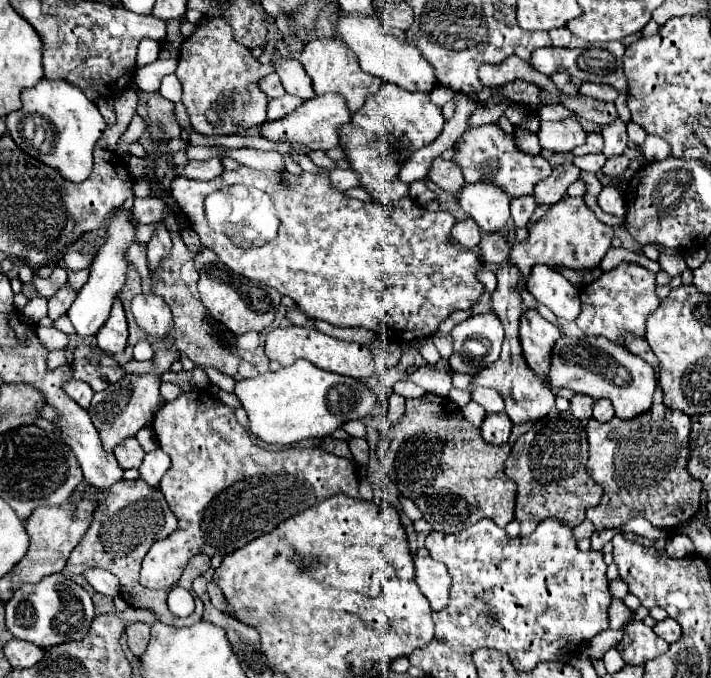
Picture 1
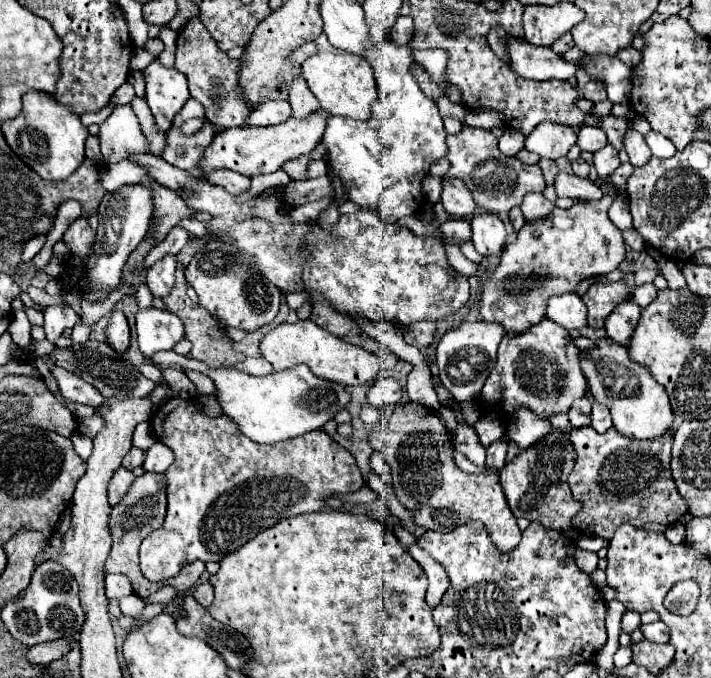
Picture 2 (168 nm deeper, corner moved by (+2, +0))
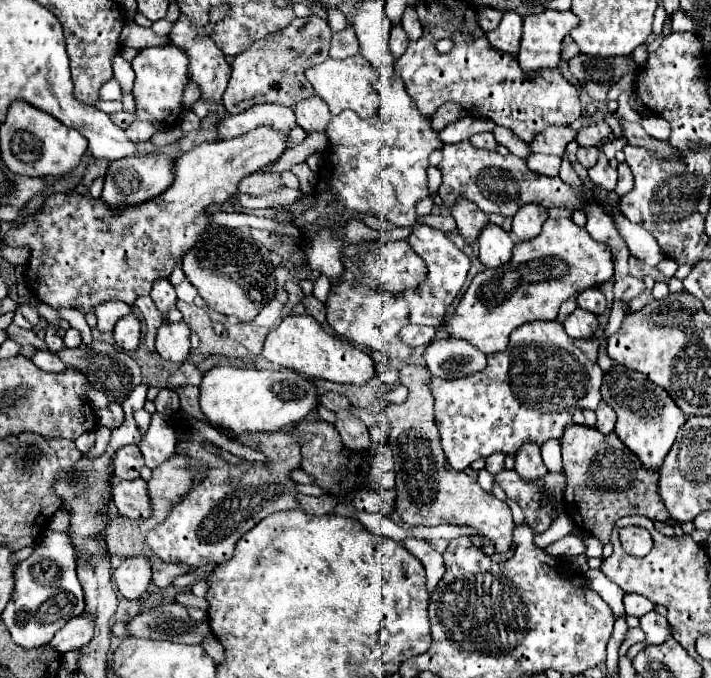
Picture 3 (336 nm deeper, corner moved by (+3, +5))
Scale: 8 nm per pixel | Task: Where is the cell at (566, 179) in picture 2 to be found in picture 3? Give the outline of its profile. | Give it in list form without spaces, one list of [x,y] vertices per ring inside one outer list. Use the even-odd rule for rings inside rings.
[[[530,154],[524,158],[524,164],[538,174],[544,176],[558,176],[560,156],[546,156],[546,154]]]

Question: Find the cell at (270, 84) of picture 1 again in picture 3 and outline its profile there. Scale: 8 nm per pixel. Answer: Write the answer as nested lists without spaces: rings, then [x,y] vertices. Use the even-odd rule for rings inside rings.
[[[318,16],[310,18],[296,18],[290,26],[280,32],[268,34],[266,38],[252,44],[246,52],[238,54],[232,64],[232,76],[228,88],[222,96],[222,104],[226,106],[228,114],[240,114],[254,104],[282,104],[294,108],[294,104],[314,96],[314,88],[306,80],[306,68],[320,64],[328,58],[332,30],[326,20]]]

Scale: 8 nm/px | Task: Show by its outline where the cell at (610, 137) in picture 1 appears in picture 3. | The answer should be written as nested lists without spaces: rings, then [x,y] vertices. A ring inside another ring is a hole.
[[[600,152],[600,160],[596,166],[592,166],[588,170],[590,174],[590,180],[602,188],[602,190],[608,190],[612,192],[616,188],[616,170],[610,166],[610,160],[604,156],[604,152]]]

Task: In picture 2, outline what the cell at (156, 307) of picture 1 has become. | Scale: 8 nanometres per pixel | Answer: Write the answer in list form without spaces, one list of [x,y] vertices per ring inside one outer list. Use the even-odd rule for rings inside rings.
[[[147,307],[137,311],[137,341],[143,355],[151,357],[157,351],[171,351],[183,339],[183,323],[177,315]]]

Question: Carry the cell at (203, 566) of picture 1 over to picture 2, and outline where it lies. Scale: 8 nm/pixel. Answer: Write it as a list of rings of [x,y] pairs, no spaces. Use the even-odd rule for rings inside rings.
[[[143,473],[141,477],[137,477],[131,485],[131,489],[127,491],[127,495],[123,497],[123,501],[119,501],[119,505],[115,505],[111,509],[111,515],[109,515],[109,531],[111,531],[111,537],[113,537],[113,545],[111,545],[111,553],[105,561],[105,573],[121,573],[125,575],[131,585],[133,585],[133,591],[135,595],[139,595],[141,599],[147,599],[151,593],[155,593],[157,589],[165,587],[165,585],[171,585],[175,587],[177,591],[177,611],[183,611],[183,605],[181,605],[181,599],[183,599],[183,593],[189,591],[191,585],[195,585],[195,581],[201,577],[201,573],[205,571],[205,563],[197,561],[195,565],[187,565],[183,567],[177,576],[169,579],[169,581],[161,581],[161,583],[149,583],[141,571],[139,571],[139,545],[141,541],[153,533],[155,529],[159,529],[163,525],[163,519],[165,519],[165,509],[167,509],[167,499],[165,499],[165,475],[159,475],[159,473]]]

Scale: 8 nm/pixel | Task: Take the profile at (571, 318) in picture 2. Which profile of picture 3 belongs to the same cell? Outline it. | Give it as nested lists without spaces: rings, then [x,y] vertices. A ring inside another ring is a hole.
[[[576,308],[564,320],[564,328],[566,328],[568,336],[578,338],[578,340],[588,340],[588,338],[594,338],[594,334],[598,330],[598,320],[596,320],[596,316],[592,312]]]

